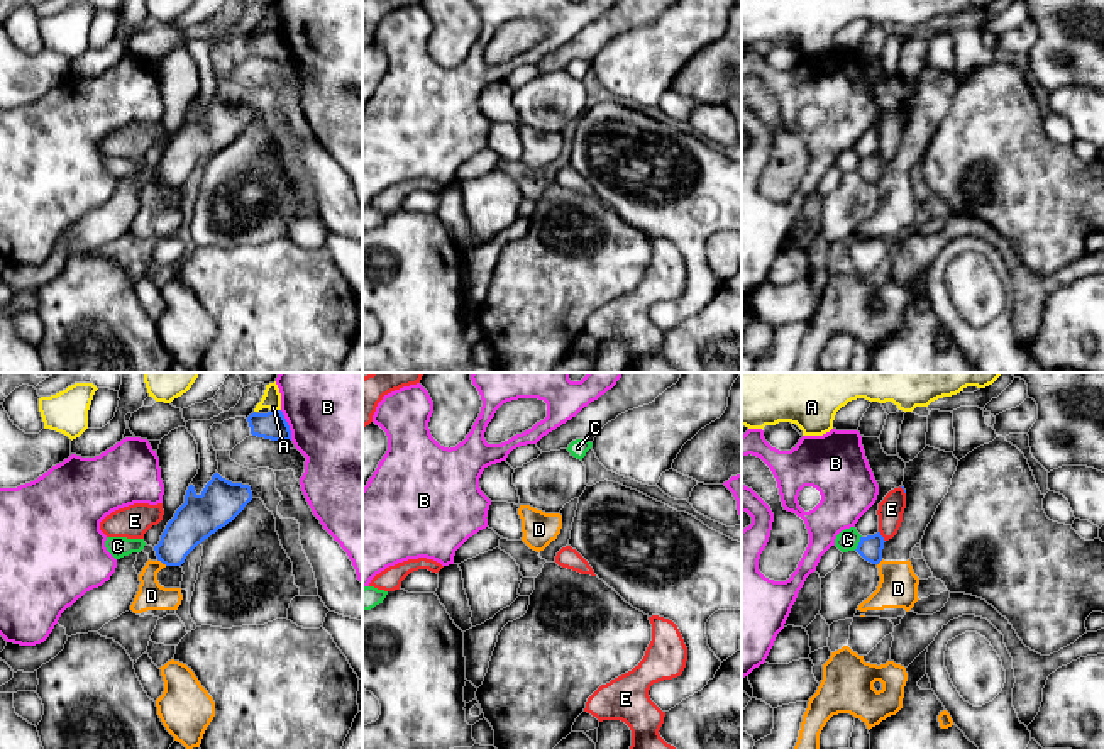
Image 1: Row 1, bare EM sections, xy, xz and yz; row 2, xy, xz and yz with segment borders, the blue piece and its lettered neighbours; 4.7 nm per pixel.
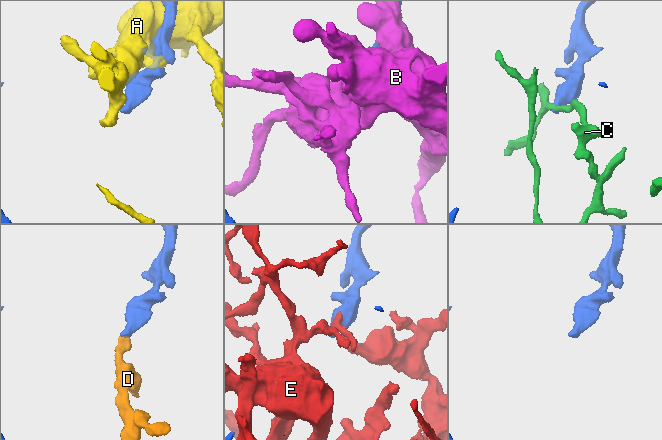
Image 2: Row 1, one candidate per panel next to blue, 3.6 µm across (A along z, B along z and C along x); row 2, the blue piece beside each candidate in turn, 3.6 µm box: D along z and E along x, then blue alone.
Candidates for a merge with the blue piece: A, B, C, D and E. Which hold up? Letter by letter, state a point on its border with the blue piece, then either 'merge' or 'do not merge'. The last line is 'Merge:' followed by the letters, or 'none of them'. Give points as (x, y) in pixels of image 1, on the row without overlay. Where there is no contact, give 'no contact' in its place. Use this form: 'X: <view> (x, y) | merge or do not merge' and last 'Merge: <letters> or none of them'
A: xy (276, 31) | do not merge
B: xy (288, 46) | do not merge
C: yz (859, 163) | do not merge
D: xy (161, 182) | do not merge
E: yz (881, 156) | do not merge
Merge: none of them

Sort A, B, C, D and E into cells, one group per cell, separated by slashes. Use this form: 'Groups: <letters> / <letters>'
Groups: A / B / C / D / E

